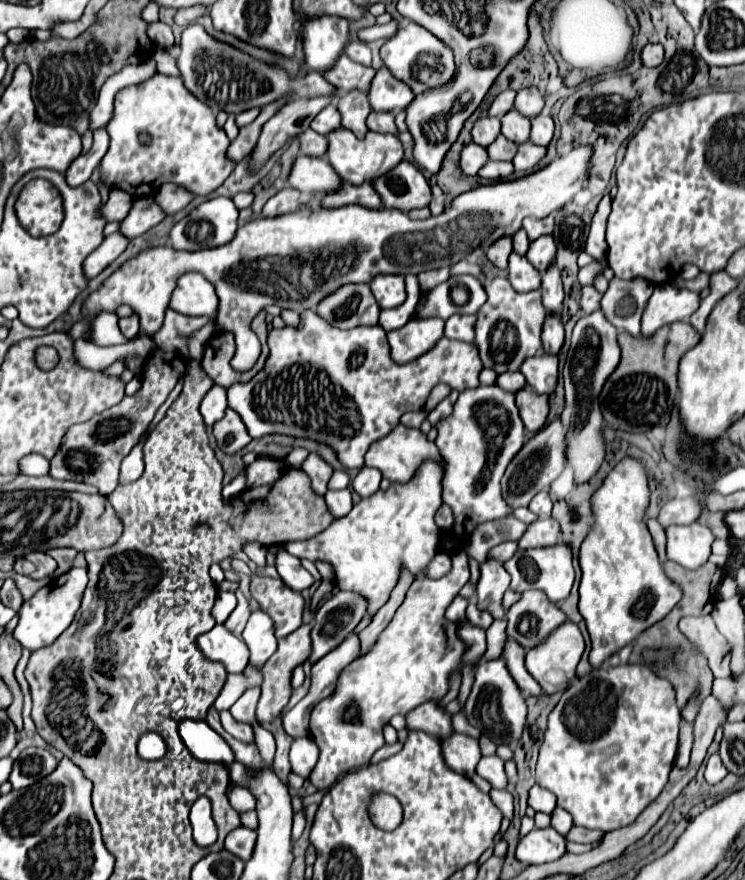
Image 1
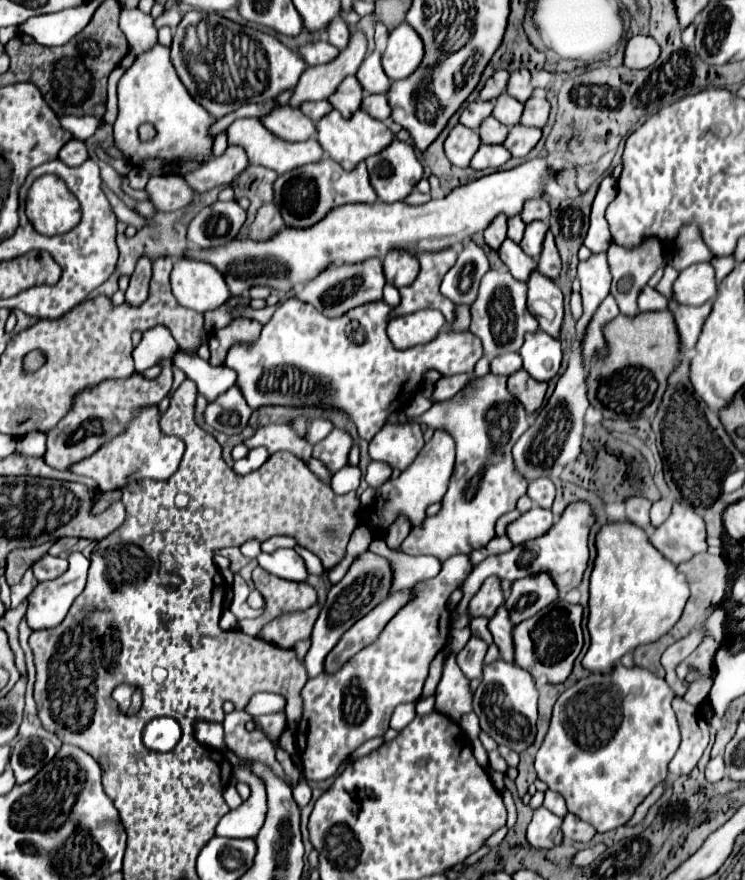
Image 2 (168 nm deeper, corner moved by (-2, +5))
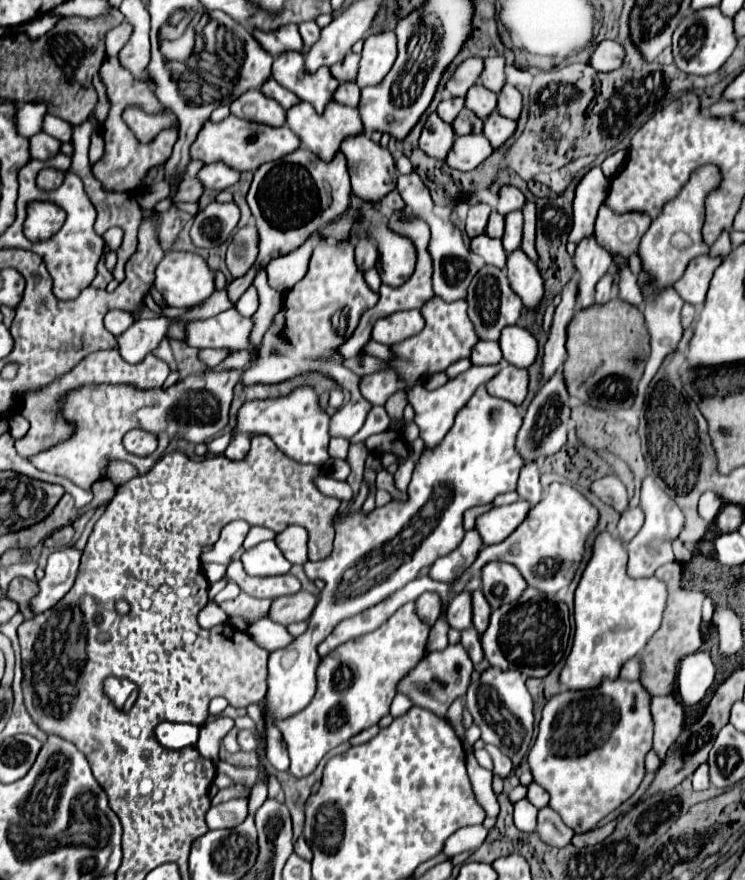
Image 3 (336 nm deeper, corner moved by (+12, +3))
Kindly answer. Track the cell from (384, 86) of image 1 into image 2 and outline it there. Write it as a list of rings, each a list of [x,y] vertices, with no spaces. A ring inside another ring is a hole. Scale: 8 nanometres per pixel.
[[[373,50],[365,60],[363,64],[359,66],[355,78],[359,80],[359,84],[363,86],[365,92],[385,92],[387,90],[387,76],[381,68],[381,52],[379,50]]]

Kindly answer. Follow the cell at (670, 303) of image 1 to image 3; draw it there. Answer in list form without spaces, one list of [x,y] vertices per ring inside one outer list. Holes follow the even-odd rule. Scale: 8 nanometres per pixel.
[[[707,254],[693,258],[689,262],[685,274],[673,284],[673,288],[685,302],[689,302],[693,306],[703,304],[711,276],[719,264],[721,264],[721,258],[709,258]]]

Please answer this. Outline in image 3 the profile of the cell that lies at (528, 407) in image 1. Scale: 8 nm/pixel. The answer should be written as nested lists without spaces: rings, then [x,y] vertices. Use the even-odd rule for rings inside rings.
[[[507,364],[499,370],[497,376],[493,376],[487,382],[487,392],[495,398],[503,398],[503,400],[509,400],[511,404],[519,406],[527,396],[527,384],[529,384],[527,370]]]

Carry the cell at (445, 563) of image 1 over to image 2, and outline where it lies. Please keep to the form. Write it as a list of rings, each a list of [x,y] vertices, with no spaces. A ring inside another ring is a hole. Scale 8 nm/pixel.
[[[376,536],[372,540],[369,550],[386,557],[393,566],[393,588],[391,592],[413,588],[413,584],[431,580],[439,574],[441,562],[433,556],[407,556],[401,552],[391,550],[383,537]]]

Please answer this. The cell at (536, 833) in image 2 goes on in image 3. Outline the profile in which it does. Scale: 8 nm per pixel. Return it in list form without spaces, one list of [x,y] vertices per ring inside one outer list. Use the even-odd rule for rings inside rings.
[[[519,800],[515,804],[515,826],[521,832],[535,832],[537,830],[537,808],[527,800]]]

